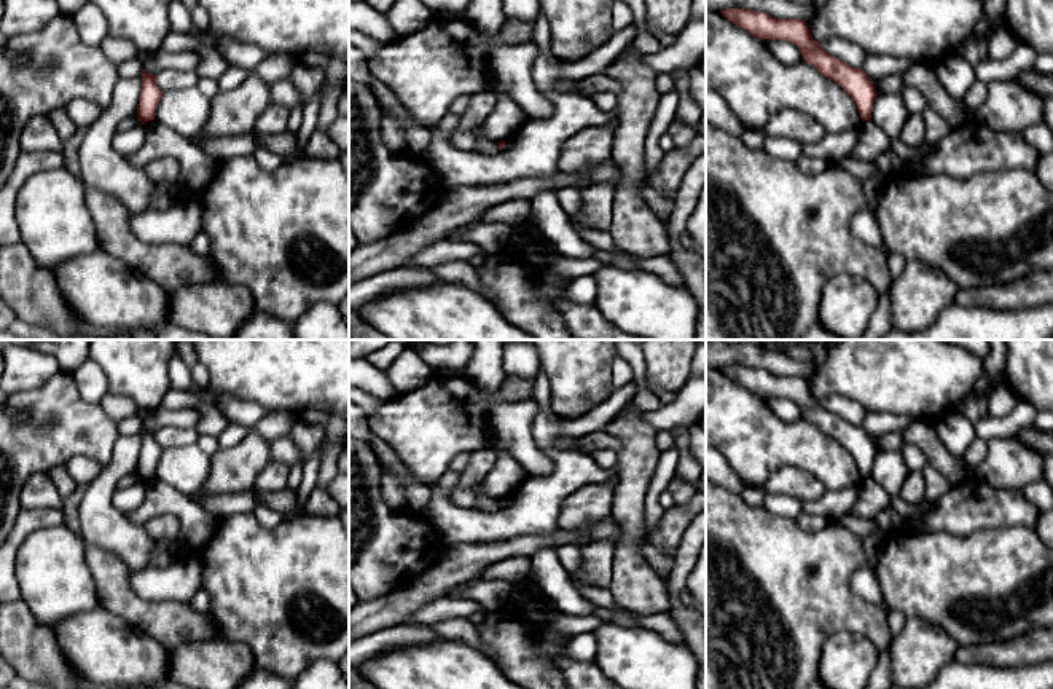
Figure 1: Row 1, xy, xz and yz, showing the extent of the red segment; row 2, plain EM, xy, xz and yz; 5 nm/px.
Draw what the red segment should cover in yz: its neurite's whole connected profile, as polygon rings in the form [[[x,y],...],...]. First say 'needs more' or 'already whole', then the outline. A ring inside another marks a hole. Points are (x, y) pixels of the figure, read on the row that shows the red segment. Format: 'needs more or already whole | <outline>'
already whole | [[[726,8],[723,18],[742,27],[760,40],[787,40],[798,46],[803,59],[822,75],[838,83],[855,102],[862,121],[871,121],[873,102],[878,96],[871,78],[863,69],[855,69],[827,53],[816,41],[801,19],[776,19],[765,11]]]

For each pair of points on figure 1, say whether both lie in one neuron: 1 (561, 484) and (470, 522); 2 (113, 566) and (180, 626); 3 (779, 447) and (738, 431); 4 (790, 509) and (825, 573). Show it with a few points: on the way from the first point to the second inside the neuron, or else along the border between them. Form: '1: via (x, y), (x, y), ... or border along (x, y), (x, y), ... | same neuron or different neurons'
1: via (539, 503), (520, 520), (493, 522) | same neuron
2: via (117, 587), (145, 616), (160, 619) | same neuron
3: via (770, 440), (754, 439), (747, 433) | same neuron
4: border along (762, 504), (775, 514), (794, 519) | different neurons

